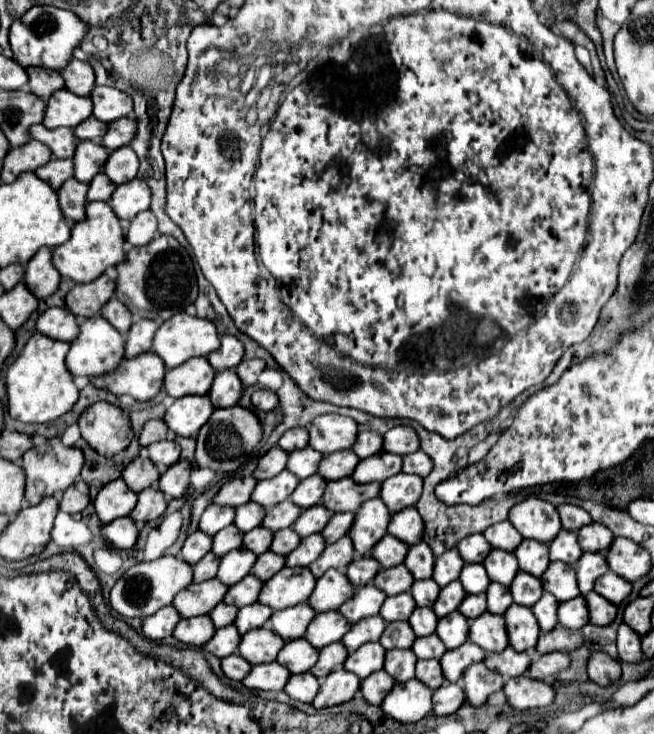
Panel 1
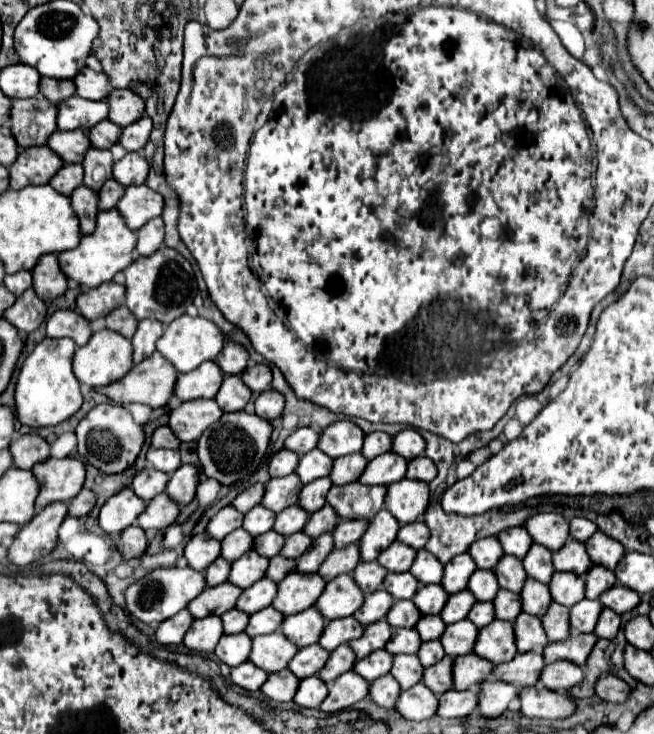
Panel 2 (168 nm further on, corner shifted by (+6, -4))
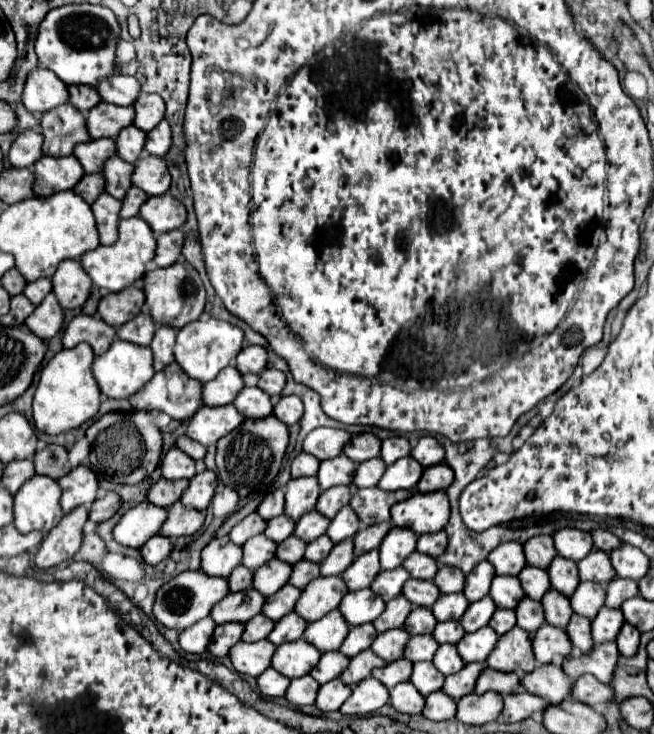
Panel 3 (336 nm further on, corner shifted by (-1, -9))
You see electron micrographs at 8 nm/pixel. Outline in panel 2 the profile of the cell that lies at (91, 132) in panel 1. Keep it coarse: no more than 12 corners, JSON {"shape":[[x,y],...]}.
{"shape":[[105,119],[87,135],[93,147],[109,149],[121,127]]}

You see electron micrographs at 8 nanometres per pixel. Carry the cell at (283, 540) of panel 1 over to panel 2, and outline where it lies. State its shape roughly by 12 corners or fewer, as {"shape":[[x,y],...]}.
{"shape":[[305,533],[285,537],[281,555],[297,559],[313,539]]}

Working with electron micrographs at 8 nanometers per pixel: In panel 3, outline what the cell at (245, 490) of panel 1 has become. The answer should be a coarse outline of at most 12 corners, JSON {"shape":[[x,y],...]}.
{"shape":[[278,488],[264,498],[258,514],[264,520],[284,514],[284,492]]}

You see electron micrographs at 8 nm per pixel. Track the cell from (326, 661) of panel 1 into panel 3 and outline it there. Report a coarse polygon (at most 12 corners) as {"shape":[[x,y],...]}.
{"shape":[[364,650],[350,660],[342,672],[342,682],[356,686],[382,668],[386,660],[372,650]]}

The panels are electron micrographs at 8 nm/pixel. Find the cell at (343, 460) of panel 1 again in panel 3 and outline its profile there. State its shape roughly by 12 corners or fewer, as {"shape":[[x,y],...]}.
{"shape":[[382,458],[358,464],[354,486],[372,488],[380,482],[386,464]]}

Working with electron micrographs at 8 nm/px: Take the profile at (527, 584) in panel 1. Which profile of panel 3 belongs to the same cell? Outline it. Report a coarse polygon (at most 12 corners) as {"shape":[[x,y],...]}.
{"shape":[[550,590],[542,598],[546,622],[566,628],[574,610],[570,598]]}

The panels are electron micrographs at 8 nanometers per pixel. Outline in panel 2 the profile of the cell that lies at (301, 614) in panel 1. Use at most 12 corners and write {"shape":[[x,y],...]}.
{"shape":[[305,609],[283,619],[281,633],[299,647],[317,643],[325,617]]}

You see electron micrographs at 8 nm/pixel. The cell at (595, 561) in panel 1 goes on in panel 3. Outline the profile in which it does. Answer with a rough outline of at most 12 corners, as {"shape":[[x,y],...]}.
{"shape":[[614,578],[606,588],[606,606],[620,608],[638,596],[638,582]]}

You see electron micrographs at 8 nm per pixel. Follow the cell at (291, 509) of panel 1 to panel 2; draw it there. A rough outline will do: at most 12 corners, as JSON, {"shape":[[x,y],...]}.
{"shape":[[297,505],[283,509],[273,525],[279,535],[303,529],[309,513]]}

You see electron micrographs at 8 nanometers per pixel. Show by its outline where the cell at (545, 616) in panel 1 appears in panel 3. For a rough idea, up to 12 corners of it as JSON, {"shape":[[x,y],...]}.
{"shape":[[574,614],[566,632],[574,648],[594,648],[590,618]]}

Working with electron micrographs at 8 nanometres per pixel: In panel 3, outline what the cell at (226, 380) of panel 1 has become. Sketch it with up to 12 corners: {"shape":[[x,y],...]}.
{"shape":[[244,388],[234,400],[240,414],[254,420],[274,410],[270,394]]}

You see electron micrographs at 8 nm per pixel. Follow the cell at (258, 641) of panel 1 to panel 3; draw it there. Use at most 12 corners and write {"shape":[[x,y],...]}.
{"shape":[[306,640],[276,648],[272,668],[300,678],[322,652]]}

